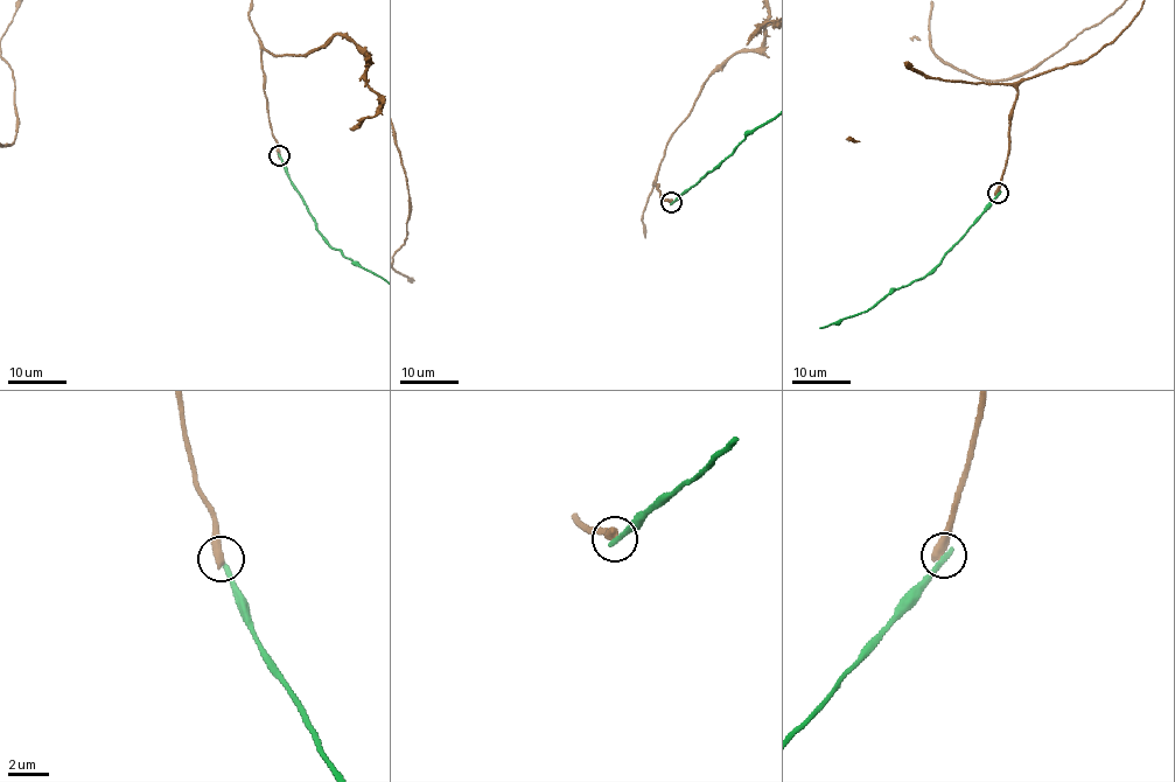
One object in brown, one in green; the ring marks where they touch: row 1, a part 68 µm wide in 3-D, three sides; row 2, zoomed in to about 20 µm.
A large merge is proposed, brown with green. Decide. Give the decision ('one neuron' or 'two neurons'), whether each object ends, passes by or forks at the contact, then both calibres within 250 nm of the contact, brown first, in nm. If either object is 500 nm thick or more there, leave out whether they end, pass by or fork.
two neurons; brown ends there; green ends there; 480 nm thick on the brown side, 280 nm on the other

